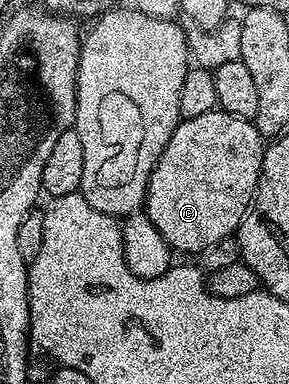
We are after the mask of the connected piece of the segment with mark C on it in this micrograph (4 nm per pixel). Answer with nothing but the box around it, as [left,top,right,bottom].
[144,110,264,254]

